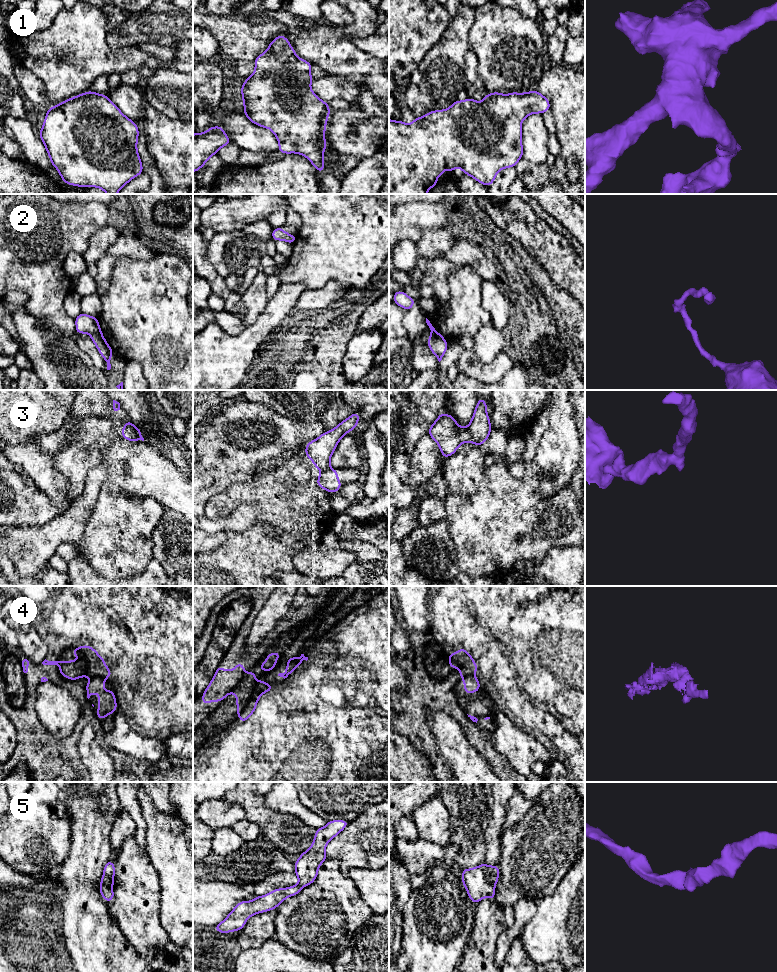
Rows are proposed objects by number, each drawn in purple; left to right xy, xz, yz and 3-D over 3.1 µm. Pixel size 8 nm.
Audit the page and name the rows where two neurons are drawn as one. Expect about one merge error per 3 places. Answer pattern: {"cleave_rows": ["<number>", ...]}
{"cleave_rows": ["2", "3", "4"]}

